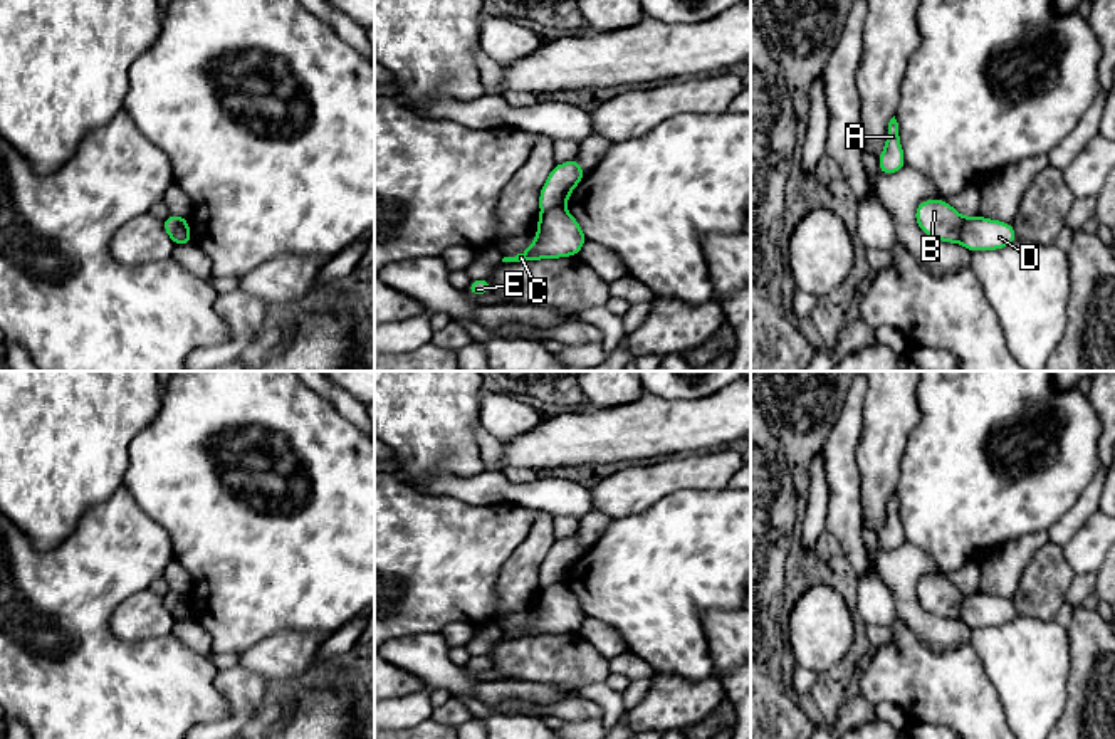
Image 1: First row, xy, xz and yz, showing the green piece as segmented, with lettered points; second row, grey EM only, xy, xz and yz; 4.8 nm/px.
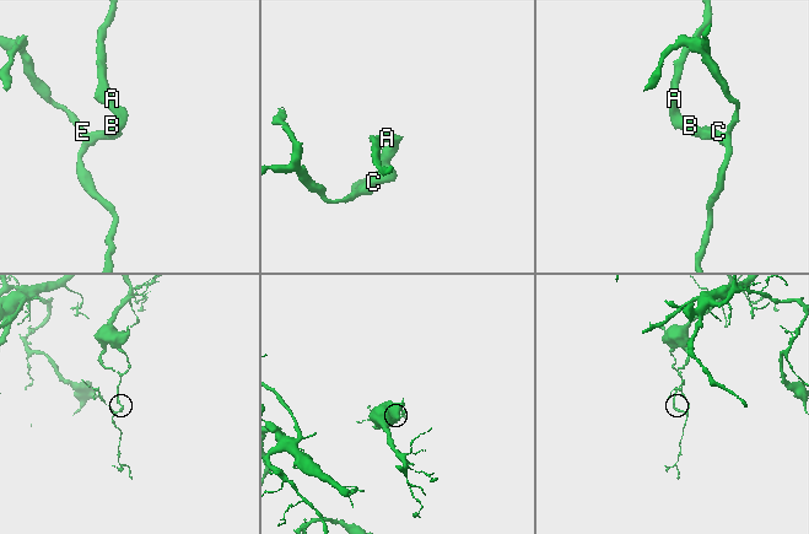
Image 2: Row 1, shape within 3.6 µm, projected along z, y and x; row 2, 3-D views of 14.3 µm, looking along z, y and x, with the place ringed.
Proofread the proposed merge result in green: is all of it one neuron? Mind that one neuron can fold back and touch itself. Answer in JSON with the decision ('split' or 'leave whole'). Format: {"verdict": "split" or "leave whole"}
{"verdict": "split"}

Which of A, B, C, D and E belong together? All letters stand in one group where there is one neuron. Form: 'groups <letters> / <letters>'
groups A B / C D E

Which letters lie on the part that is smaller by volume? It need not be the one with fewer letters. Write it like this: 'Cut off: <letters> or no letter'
Cut off: C, D, E

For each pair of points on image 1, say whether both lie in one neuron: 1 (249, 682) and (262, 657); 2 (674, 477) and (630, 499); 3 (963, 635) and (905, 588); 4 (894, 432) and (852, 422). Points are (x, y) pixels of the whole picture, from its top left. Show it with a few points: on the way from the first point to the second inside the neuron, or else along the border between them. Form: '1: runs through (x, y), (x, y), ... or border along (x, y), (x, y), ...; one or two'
1: border along (239, 662), (266, 682); two
2: runs through (664, 477), (640, 489); one
3: runs through (944, 634), (932, 630), (909, 607); one
4: border along (868, 388), (860, 415), (855, 462); two

